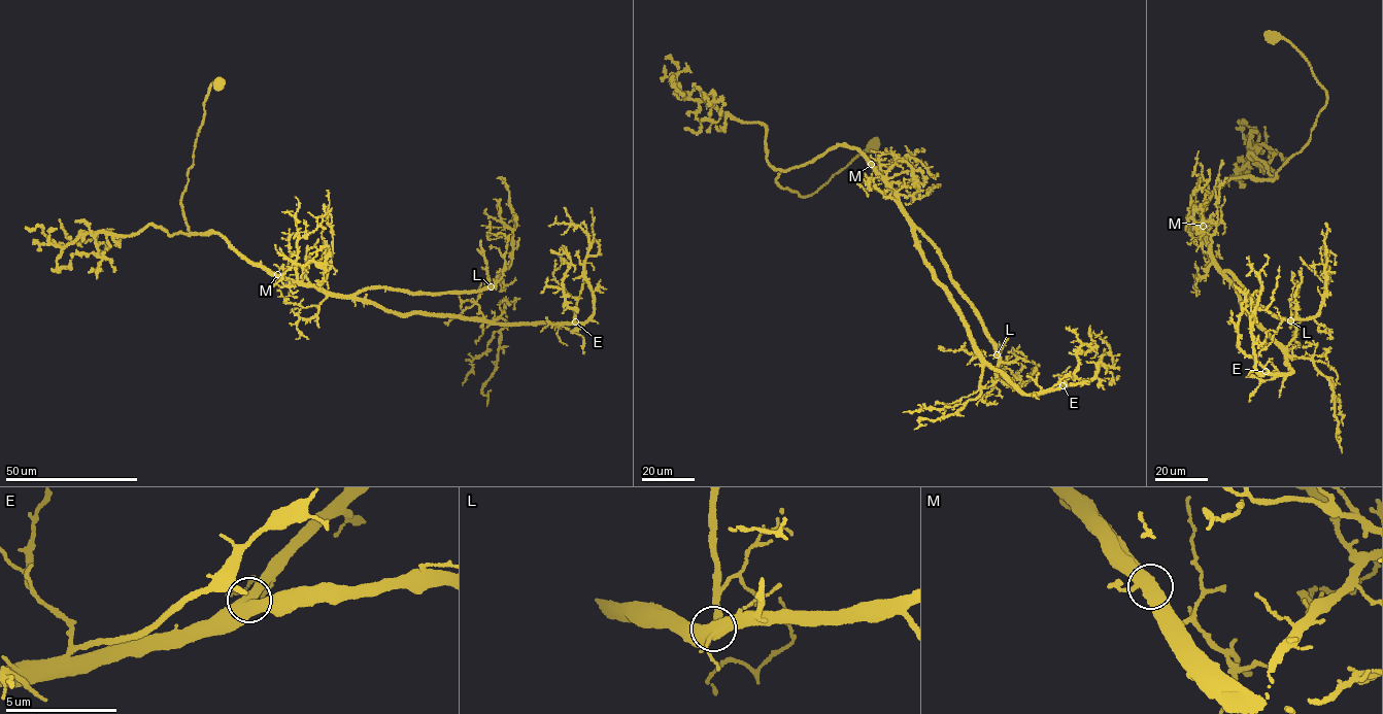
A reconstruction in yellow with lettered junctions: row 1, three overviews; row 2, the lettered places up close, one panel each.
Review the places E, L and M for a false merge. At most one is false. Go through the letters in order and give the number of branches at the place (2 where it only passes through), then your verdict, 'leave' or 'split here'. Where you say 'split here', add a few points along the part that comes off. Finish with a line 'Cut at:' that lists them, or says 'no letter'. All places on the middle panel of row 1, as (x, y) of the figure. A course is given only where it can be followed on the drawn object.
E: 3 | leave
L: 3 | leave
M: 3 | leave
Cut at: no letter

